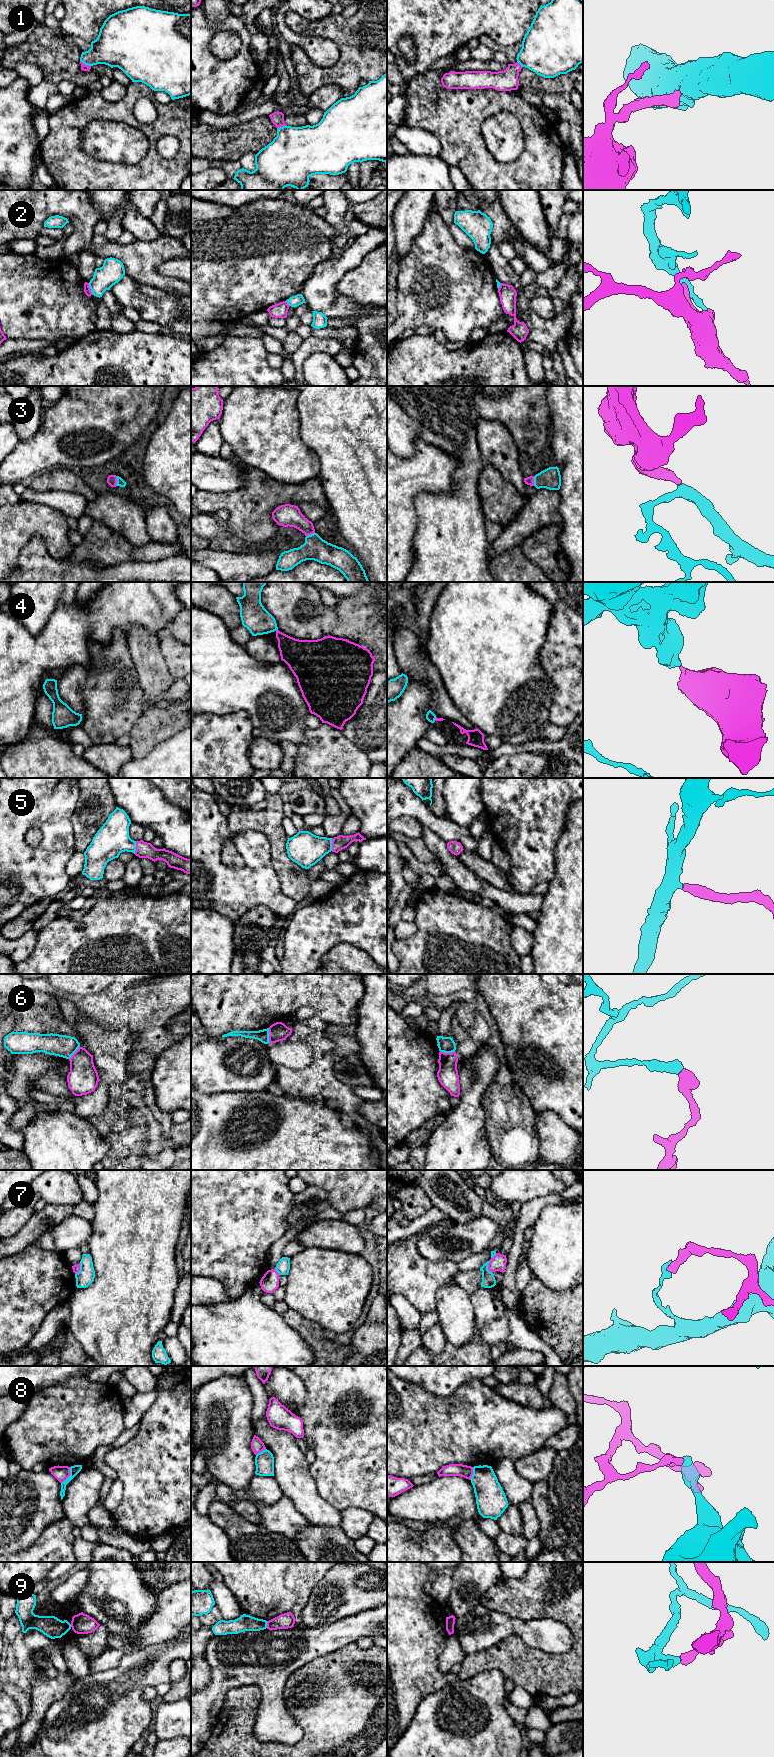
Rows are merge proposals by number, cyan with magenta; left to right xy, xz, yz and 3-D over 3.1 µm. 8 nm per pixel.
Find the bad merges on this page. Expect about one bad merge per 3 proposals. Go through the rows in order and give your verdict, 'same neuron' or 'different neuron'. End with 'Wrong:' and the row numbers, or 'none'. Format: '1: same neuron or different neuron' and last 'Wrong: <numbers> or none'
1: same neuron
2: different neuron
3: same neuron
4: different neuron
5: same neuron
6: different neuron
7: different neuron
8: different neuron
9: different neuron
Wrong: 2, 4, 6, 7, 8, 9

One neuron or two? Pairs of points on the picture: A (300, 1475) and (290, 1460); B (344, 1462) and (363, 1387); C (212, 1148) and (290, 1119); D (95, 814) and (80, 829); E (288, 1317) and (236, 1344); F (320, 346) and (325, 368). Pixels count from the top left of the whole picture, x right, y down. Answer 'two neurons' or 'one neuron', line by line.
A: one neuron
B: one neuron
C: one neuron
D: one neuron
E: two neurons
F: two neurons

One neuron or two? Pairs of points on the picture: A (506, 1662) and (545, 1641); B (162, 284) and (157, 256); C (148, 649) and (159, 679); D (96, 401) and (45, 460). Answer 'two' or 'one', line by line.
A: two
B: one
C: one
D: one

